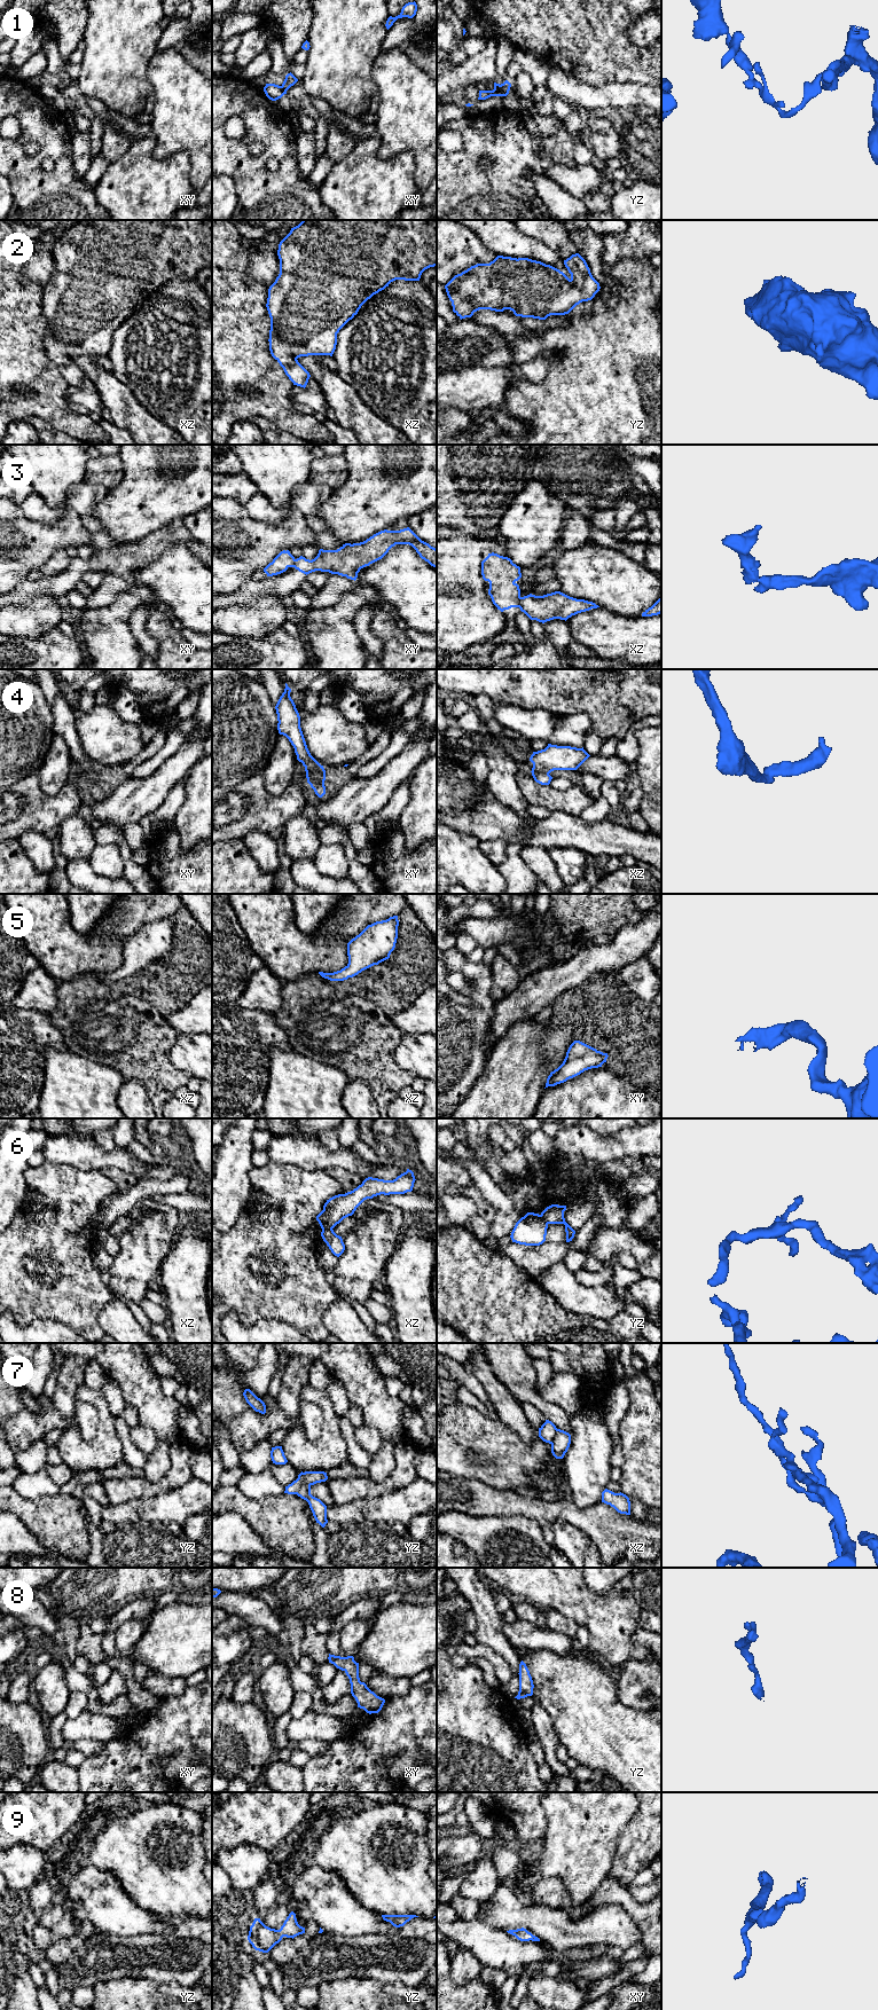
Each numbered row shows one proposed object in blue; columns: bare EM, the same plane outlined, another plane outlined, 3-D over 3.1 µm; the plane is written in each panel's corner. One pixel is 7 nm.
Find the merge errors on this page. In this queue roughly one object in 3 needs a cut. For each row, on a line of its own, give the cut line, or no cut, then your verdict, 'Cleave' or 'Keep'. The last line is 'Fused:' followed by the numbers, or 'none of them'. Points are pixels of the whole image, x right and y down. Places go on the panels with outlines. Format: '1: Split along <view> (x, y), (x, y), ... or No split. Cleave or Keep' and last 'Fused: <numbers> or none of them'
1: Split along xy (281, 86), (285, 91). Cleave
2: No split. Keep
3: Split along xz (520, 597), (518, 606). Cleave
4: Split along xz (532, 770), (548, 774). Cleave
5: No split. Keep
6: Split along xz (322, 1227), (331, 1229). Cleave
7: Split along yz (310, 1484), (303, 1484), (296, 1493). Cleave
8: No split. Keep
9: No split. Keep
Fused: 1, 3, 4, 6, 7

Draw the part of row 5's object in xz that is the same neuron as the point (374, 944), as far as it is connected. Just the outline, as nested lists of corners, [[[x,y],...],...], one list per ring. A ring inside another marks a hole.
[[[398,916],[368,925],[347,943],[348,964],[340,971],[319,974],[330,981],[344,981],[390,958],[398,939]]]

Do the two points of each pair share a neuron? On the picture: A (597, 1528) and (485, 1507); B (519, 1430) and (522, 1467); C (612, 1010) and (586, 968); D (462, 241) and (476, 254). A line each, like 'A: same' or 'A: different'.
A: same
B: different
C: different
D: same

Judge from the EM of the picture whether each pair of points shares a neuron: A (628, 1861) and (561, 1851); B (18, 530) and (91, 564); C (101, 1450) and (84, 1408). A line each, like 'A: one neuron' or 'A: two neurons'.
A: two neurons
B: two neurons
C: two neurons

